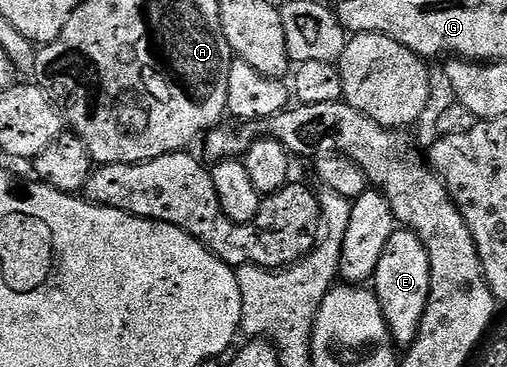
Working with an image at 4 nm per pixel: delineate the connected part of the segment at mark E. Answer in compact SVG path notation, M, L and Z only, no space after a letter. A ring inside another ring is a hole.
M396 230L392 238L388 238L388 246L384 246L380 266L376 266L374 271L372 291L384 310L384 318L388 322L390 337L394 339L395 345L402 350L410 348L420 334L420 322L424 318L430 293L428 250L424 250L424 242L420 242L417 234Z

